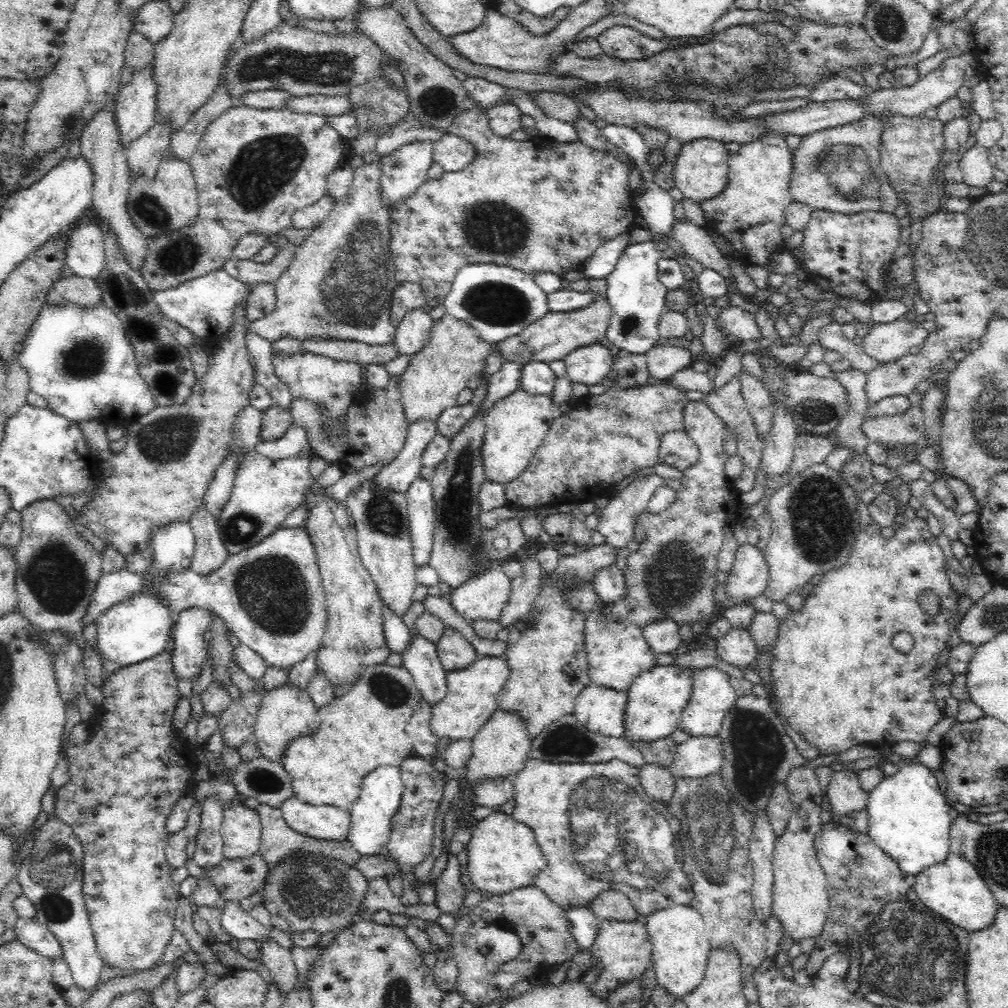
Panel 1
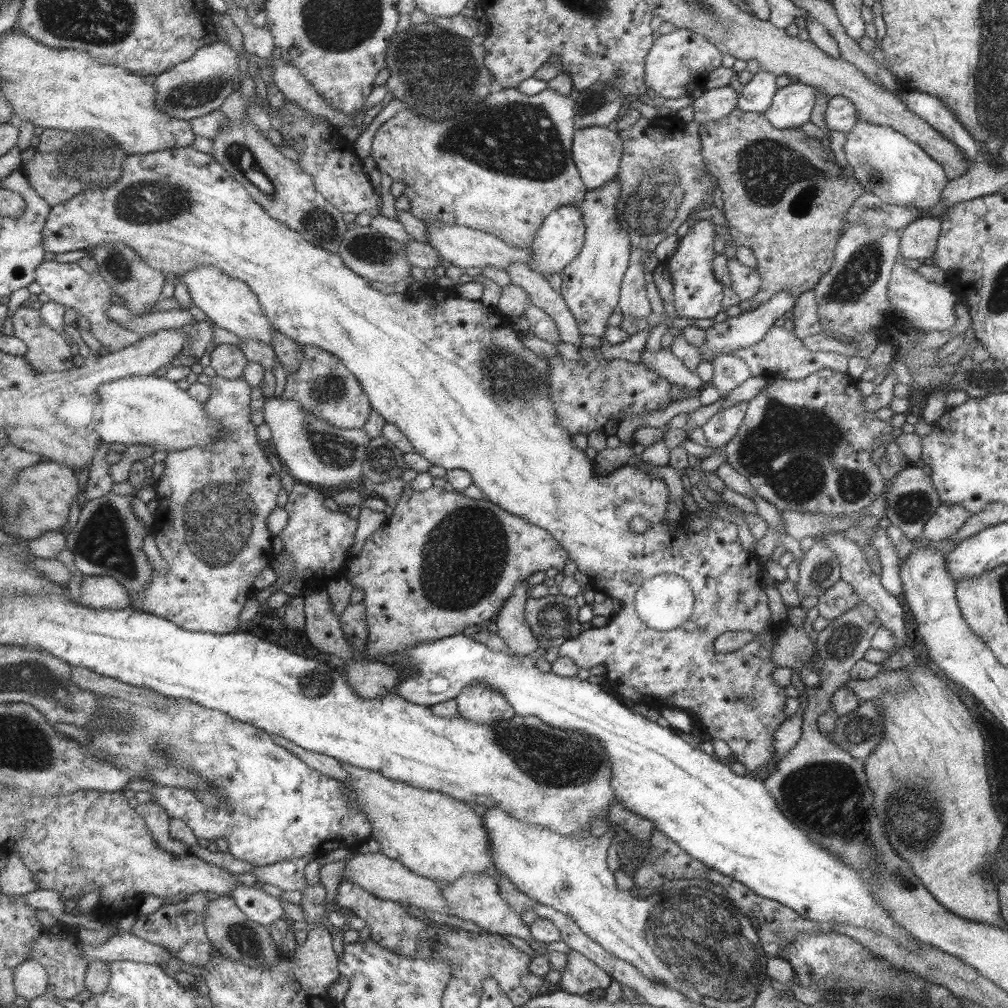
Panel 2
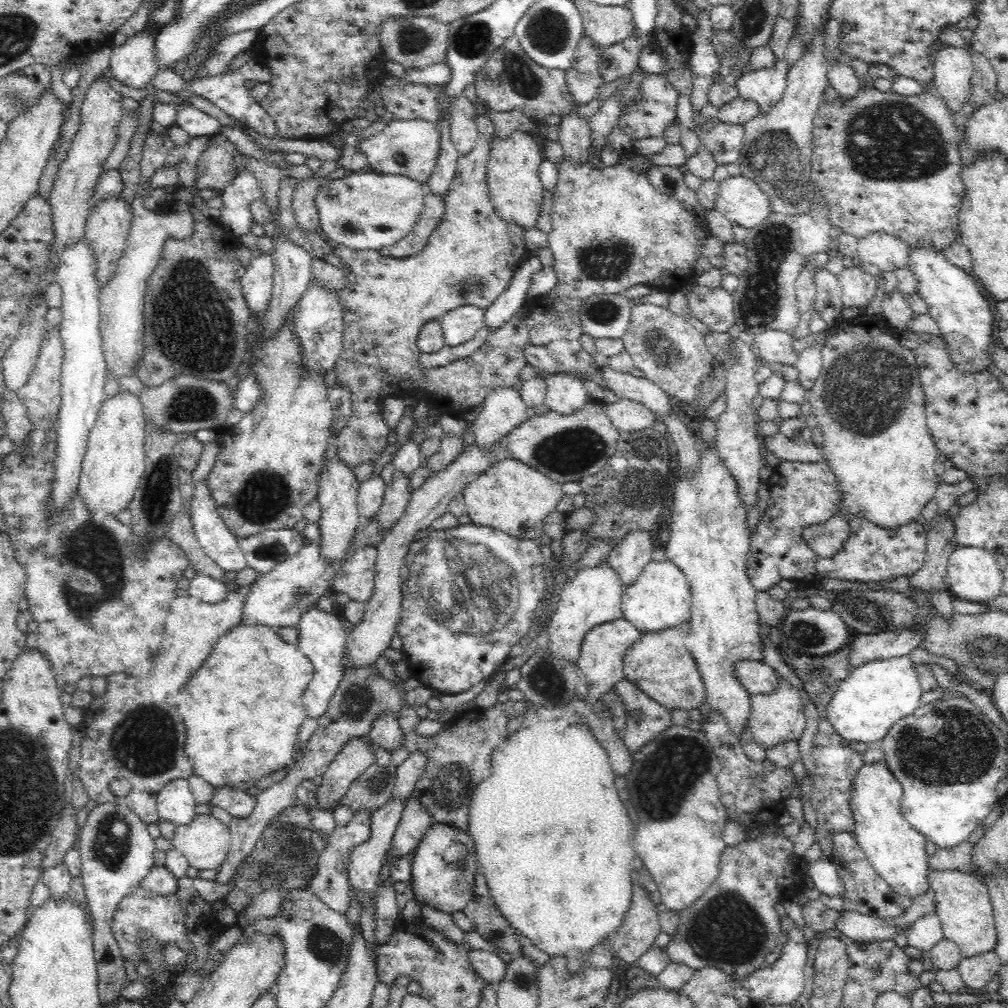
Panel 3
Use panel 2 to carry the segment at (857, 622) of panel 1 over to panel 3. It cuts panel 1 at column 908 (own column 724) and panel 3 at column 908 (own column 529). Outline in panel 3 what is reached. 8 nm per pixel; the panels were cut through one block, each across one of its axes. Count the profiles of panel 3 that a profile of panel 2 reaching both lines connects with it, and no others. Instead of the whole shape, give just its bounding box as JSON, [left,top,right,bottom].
[805,320,938,530]

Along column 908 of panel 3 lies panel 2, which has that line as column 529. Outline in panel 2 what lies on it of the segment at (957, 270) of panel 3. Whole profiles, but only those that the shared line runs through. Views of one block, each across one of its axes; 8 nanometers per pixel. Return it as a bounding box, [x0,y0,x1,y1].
[526,204,585,279]

